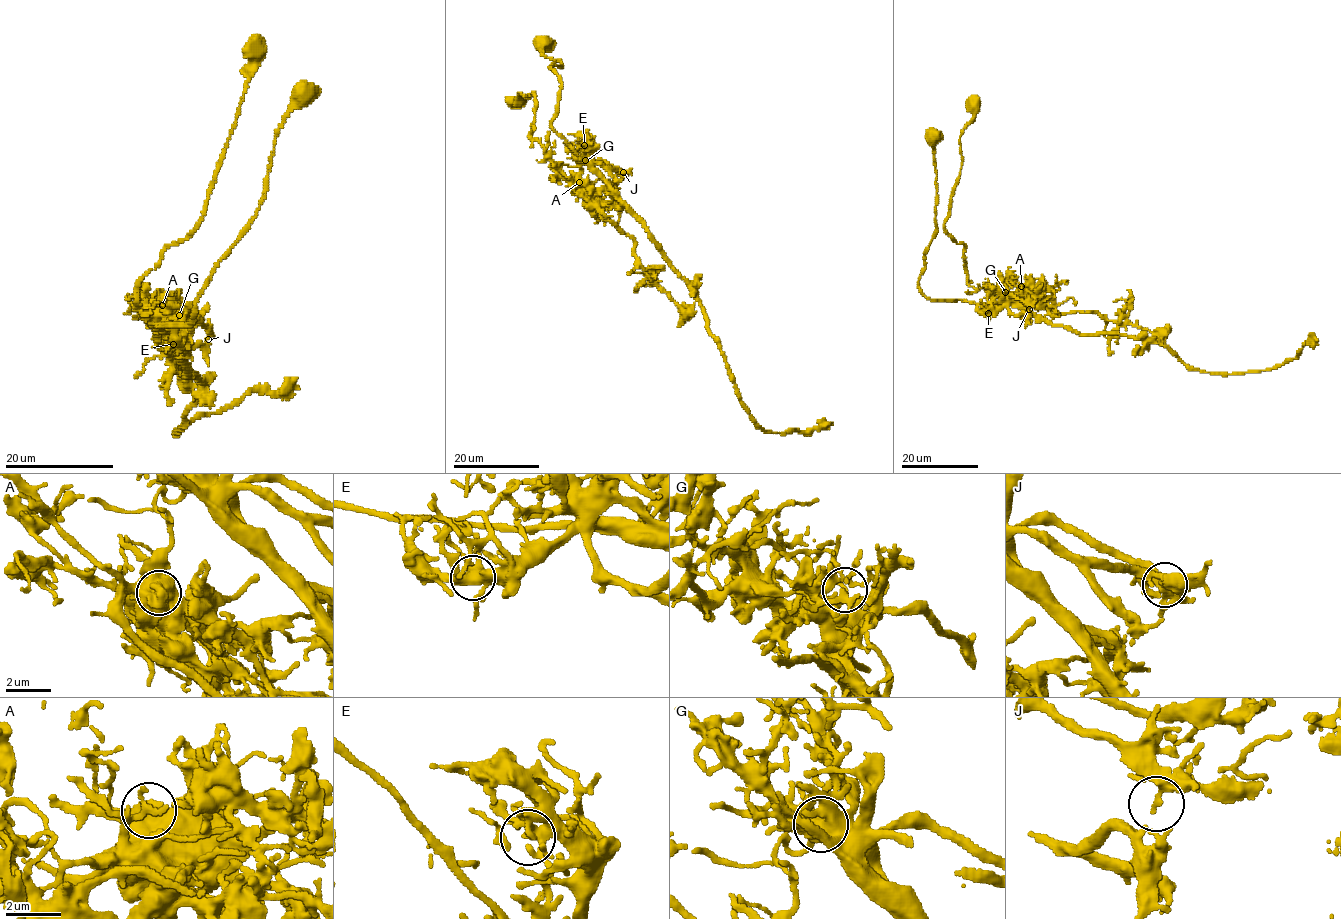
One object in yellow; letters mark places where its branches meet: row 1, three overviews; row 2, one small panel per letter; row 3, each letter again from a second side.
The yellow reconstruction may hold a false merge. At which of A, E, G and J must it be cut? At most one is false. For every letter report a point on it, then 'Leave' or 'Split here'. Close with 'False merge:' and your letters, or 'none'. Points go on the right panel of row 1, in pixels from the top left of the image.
A: Place: (1021, 286). Leave
E: Place: (988, 313). Leave
G: Place: (1005, 292). Split here
J: Place: (1029, 309). Leave
False merge: G

